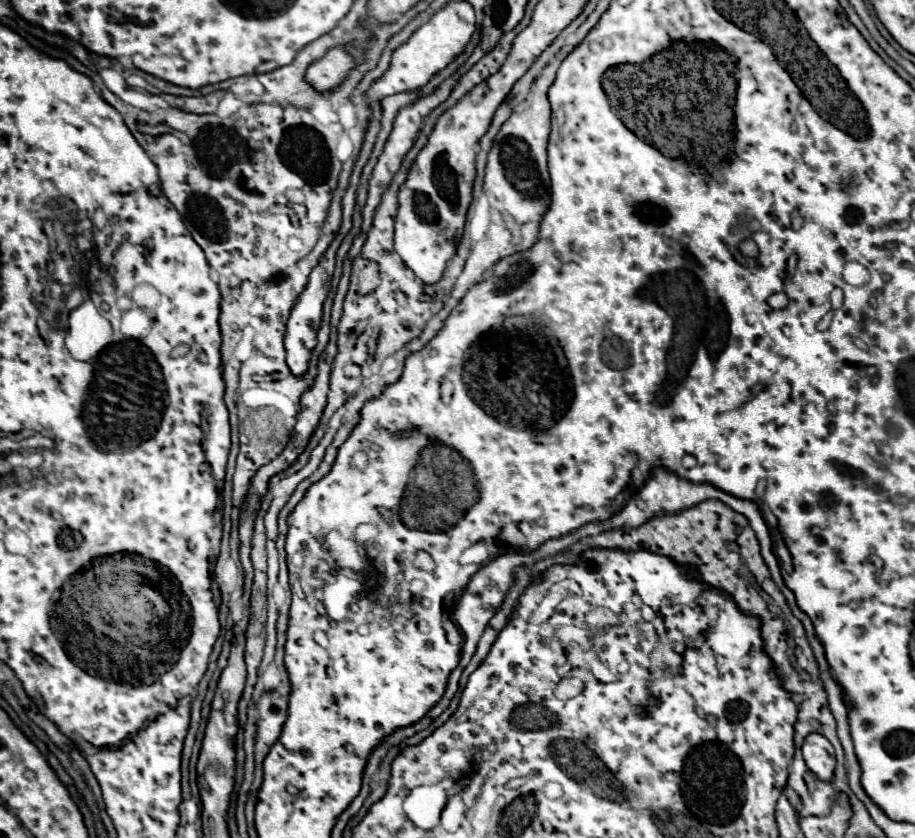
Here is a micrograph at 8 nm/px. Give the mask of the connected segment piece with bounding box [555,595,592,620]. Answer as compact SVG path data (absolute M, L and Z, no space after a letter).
M571 595L566 597L562 602L564 602L564 610L556 610L555 613L573 616L574 619L577 619L577 616L583 613L584 620L584 615L592 609L592 606L584 596Z

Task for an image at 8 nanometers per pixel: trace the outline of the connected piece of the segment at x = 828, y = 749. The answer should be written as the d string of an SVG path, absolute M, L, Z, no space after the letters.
M811 733L802 745L803 758L810 770L821 780L830 780L836 758L832 744L821 734Z

